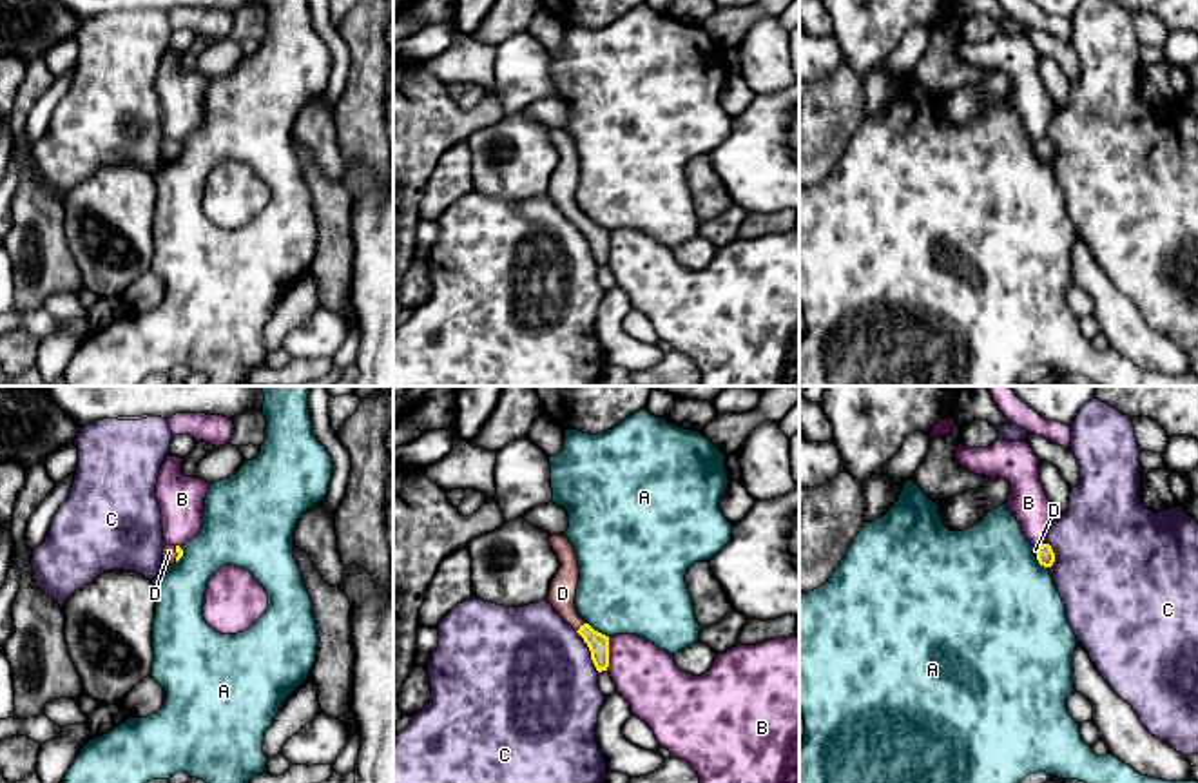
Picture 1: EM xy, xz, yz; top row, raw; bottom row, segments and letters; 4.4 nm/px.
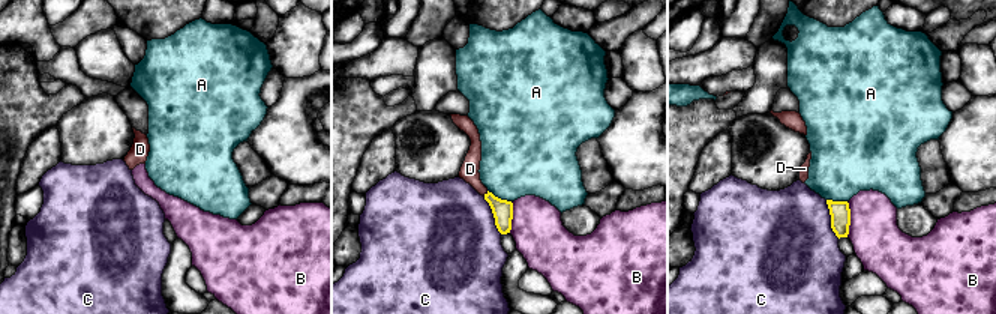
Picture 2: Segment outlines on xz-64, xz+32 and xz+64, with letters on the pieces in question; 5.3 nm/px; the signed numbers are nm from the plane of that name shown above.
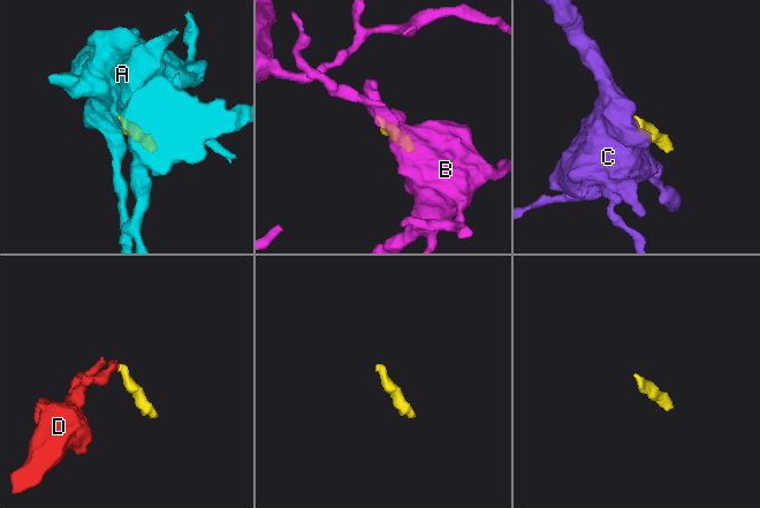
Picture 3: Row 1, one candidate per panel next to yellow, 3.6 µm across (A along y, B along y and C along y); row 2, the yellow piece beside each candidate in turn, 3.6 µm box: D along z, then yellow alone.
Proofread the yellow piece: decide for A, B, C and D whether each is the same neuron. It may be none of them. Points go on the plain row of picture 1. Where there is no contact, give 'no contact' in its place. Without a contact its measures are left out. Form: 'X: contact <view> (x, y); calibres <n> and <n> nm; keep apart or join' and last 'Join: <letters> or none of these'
A: contact xz (597, 225); calibres 100 and 440 nm; keep apart
B: contact xz (608, 247); calibres 100 and 280 nm; keep apart
C: contact xz (589, 243); calibres 100 and 480 nm; keep apart
D: contact xz (580, 222); calibres 100 and 120 nm; join
Join: D

